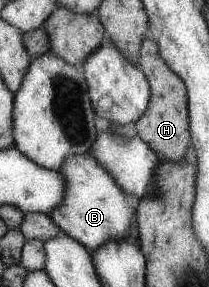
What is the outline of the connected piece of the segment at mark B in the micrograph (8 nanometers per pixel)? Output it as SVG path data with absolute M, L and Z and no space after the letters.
M92 154L71 155L58 171L66 182L66 196L49 215L67 236L75 238L91 252L112 238L128 234L138 237L138 227L134 225L135 211L126 203L126 197L115 178Z

